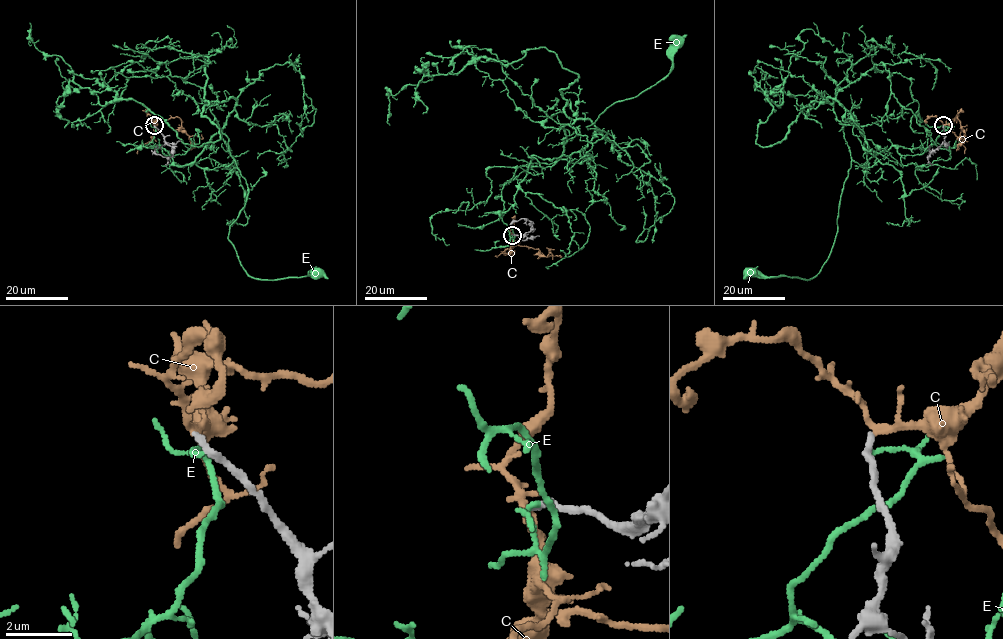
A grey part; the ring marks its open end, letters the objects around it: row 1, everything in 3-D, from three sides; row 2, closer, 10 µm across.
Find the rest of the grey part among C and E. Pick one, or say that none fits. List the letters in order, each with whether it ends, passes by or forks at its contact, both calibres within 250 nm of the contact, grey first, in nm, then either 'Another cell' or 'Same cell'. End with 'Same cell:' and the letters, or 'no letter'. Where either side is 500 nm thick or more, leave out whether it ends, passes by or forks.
C: It forks there. Thickness 200 nm (grey) against 160 nm. Same cell
E: It ends there. Thickness 260 nm (grey) against 120 nm. Another cell
Same cell: C

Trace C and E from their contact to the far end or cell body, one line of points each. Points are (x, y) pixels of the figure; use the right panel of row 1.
C: (944, 126), (950, 125), (958, 117), (963, 135)
E: (943, 127), (866, 166), (854, 116), (827, 98), (851, 158), (828, 259), (810, 279), (750, 272)

